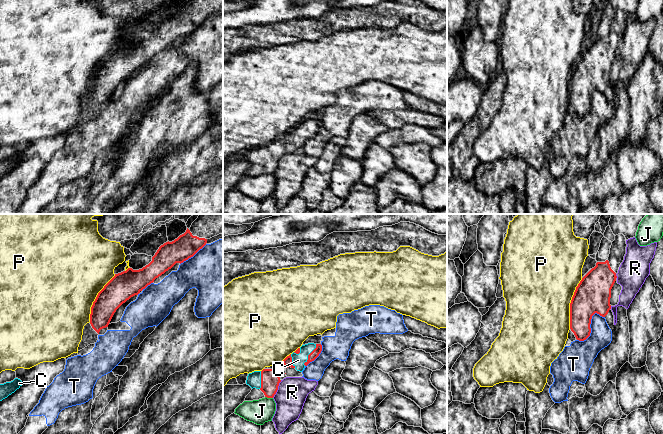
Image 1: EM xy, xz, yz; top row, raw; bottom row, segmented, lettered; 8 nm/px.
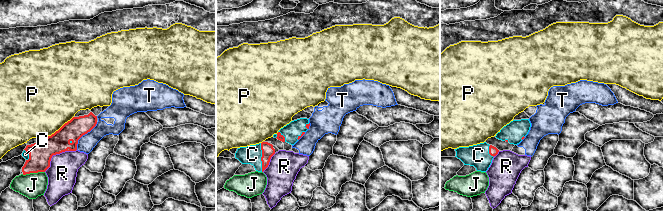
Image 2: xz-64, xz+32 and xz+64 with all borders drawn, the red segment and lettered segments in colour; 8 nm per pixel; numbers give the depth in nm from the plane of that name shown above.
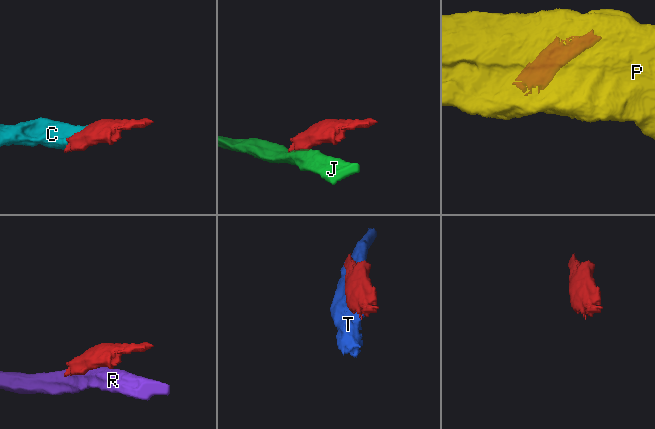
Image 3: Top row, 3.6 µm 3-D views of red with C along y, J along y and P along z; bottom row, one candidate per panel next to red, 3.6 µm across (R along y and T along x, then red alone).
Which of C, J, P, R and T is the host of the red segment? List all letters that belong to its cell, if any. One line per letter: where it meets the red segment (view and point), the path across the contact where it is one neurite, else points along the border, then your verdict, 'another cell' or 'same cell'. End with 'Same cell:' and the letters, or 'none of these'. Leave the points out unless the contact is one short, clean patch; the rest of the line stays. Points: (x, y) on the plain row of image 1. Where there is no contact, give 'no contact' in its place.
C: contact xz (308, 131); same cell
J: contact xz (269, 173); border xz (265, 172), (272, 174); another cell
P: contact yz (570, 79); another cell
R: contact xz (277, 165); another cell
T: contact yz (589, 102); another cell
Same cell: C

